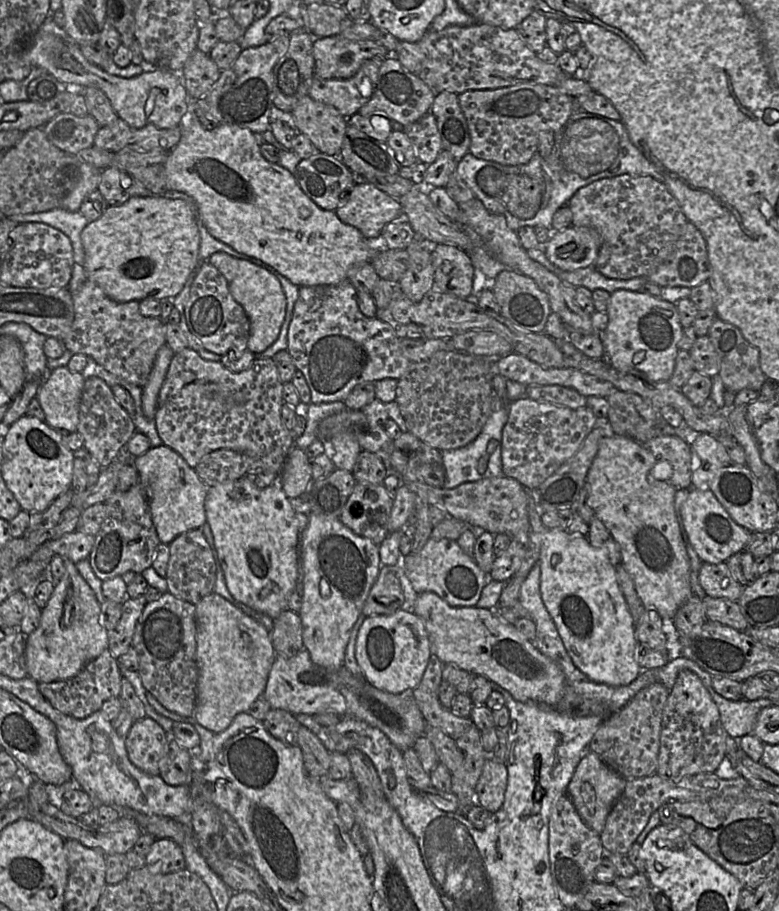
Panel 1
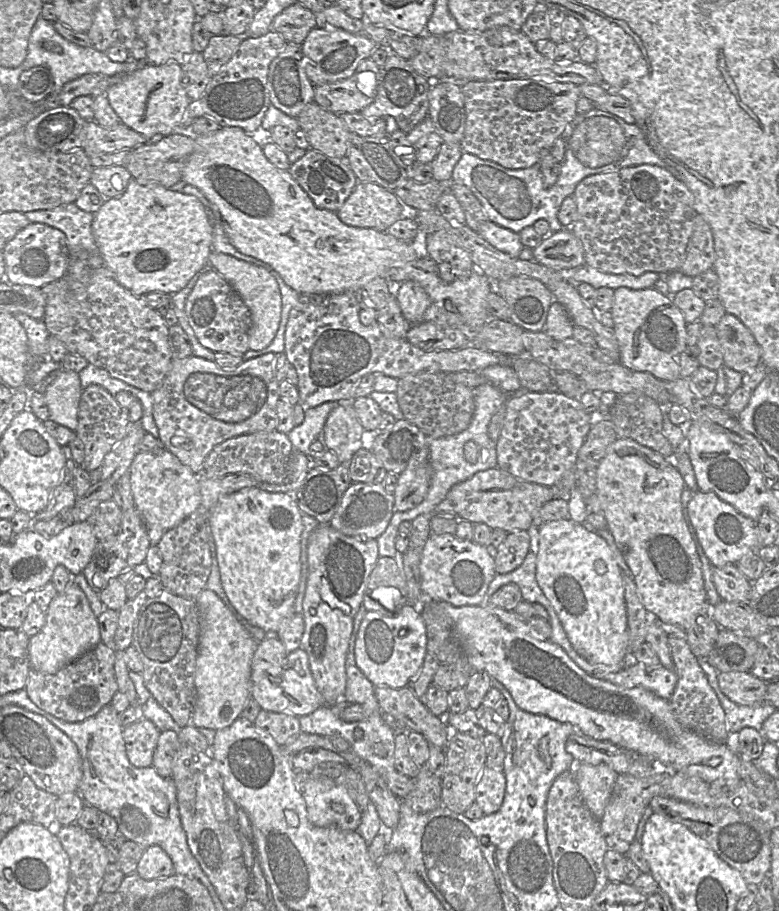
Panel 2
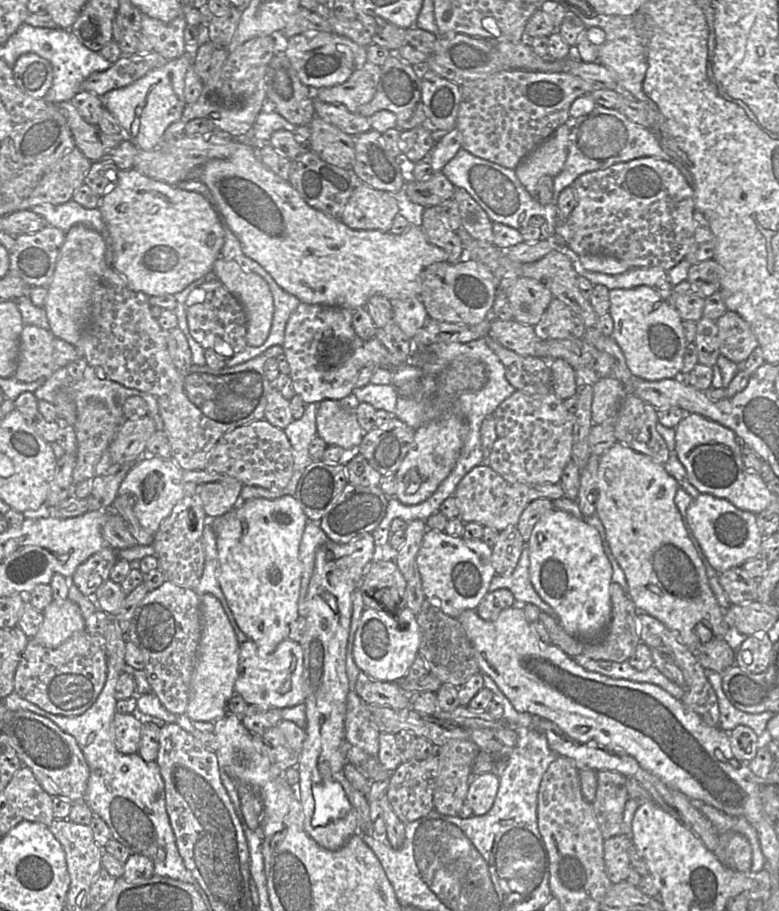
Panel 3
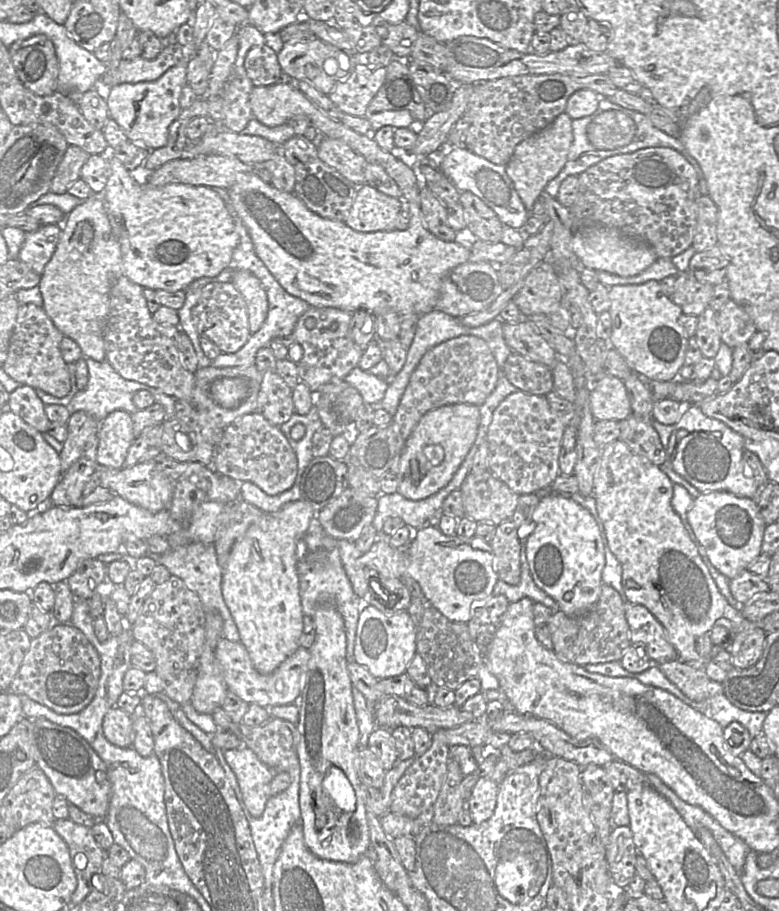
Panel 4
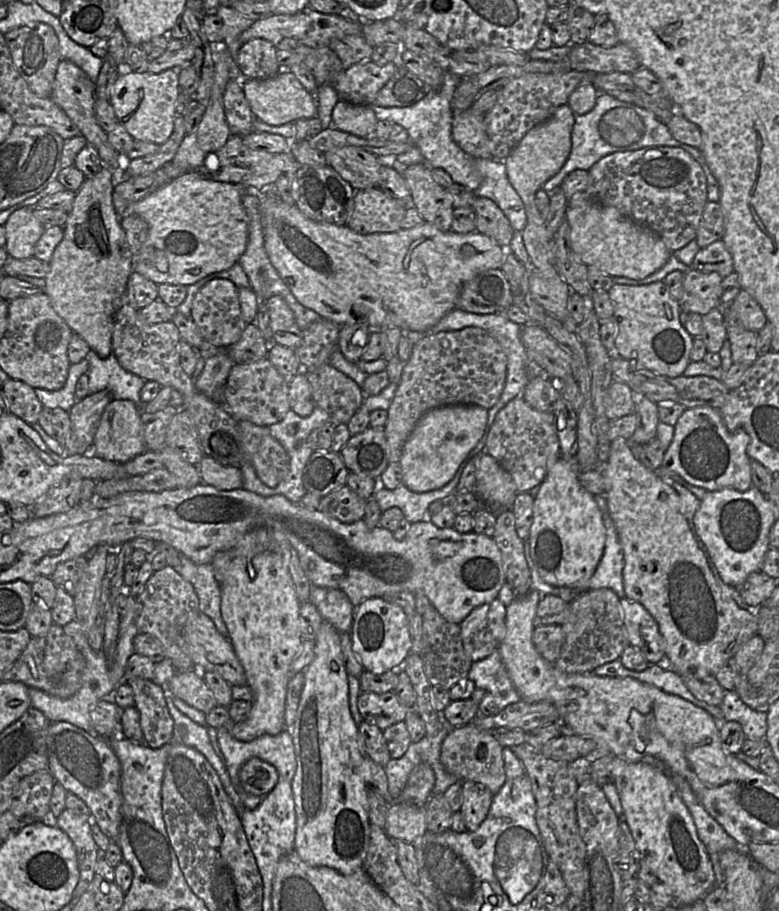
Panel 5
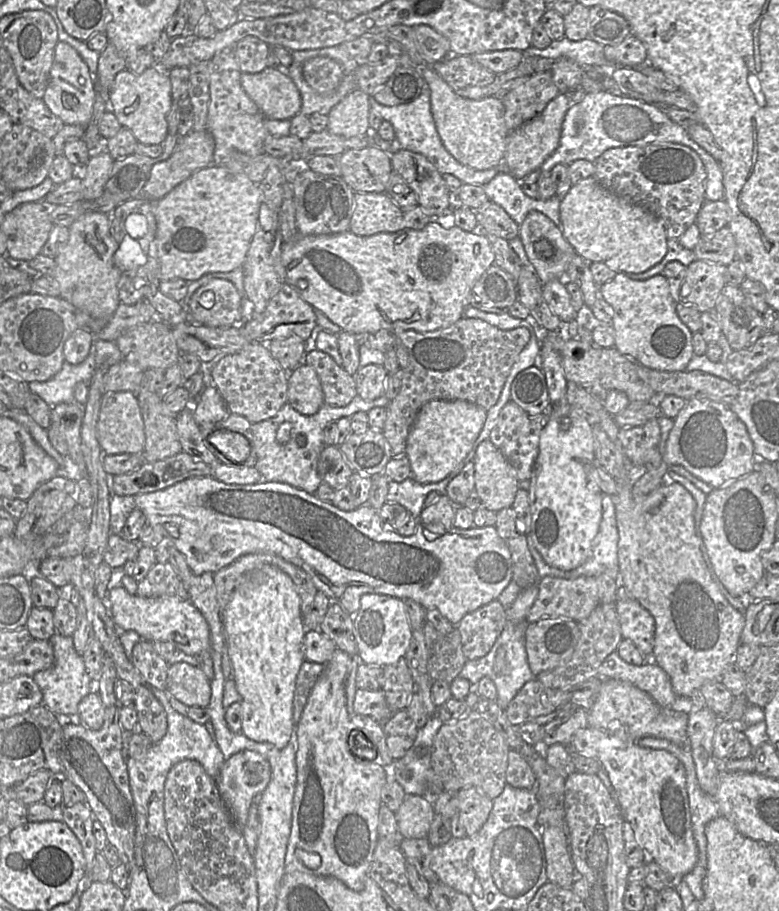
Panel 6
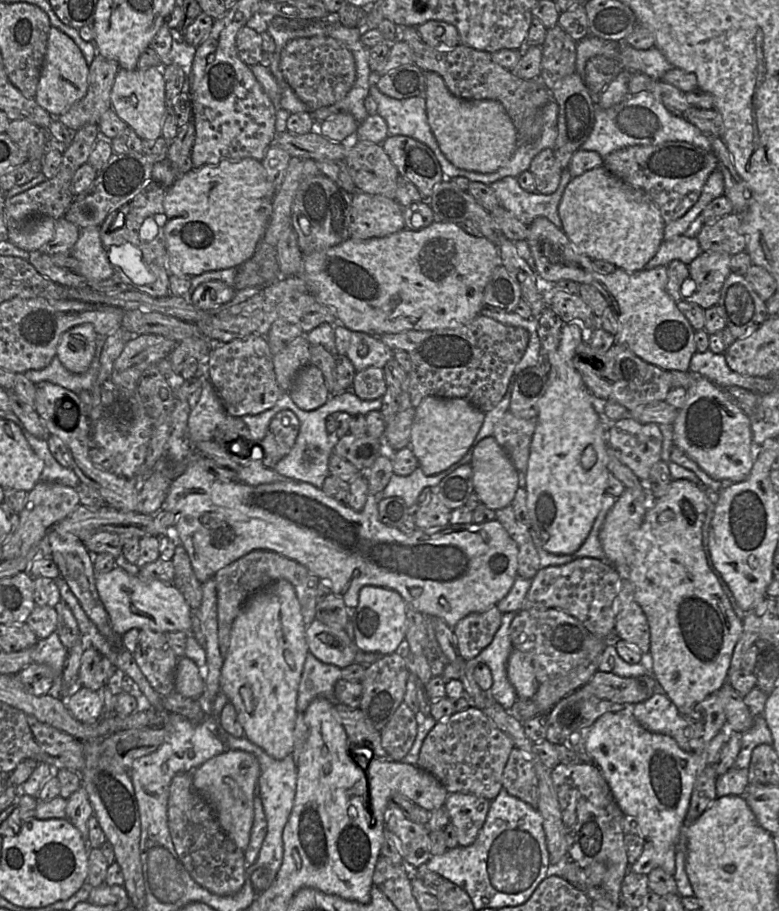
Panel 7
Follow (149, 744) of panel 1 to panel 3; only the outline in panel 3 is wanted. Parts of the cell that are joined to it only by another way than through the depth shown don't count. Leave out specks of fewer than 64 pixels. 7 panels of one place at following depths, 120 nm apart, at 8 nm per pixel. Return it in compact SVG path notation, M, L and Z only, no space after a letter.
M117 712L113 719L116 749L123 754L138 753L143 718L138 714Z

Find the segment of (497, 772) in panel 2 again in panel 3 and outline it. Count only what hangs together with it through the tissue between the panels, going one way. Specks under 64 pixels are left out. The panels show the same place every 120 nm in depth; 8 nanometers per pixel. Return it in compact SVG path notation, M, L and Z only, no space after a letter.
M492 772L476 776L469 785L466 803L475 816L487 814L493 806L498 788L499 777Z

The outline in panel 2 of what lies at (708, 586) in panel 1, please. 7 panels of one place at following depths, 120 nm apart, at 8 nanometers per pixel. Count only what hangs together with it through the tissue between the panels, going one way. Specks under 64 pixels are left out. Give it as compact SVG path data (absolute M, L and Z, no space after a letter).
M735 564L712 568L712 582L722 601L746 602L751 592L751 581L748 580Z

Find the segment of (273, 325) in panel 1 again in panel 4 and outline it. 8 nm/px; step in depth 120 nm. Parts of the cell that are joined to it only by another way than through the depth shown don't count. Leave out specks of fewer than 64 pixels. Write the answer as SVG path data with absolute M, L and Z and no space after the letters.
M234 269L232 284L246 302L249 331L250 334L254 334L262 327L267 318L267 294L261 281L247 270Z

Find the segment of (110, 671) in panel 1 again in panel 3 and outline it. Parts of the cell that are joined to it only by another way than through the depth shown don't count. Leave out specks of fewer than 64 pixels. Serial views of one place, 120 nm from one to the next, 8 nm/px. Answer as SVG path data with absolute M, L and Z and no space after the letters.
M79 631L54 649L29 639L14 675L14 692L46 712L74 717L94 704L106 679L106 647L103 649L86 631Z

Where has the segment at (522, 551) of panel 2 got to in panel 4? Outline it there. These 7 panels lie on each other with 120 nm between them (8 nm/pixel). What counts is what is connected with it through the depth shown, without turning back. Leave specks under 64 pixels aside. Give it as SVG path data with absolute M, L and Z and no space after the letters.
M512 519L496 526L494 536L489 543L494 556L495 572L498 579L509 585L517 585L520 581L521 541Z

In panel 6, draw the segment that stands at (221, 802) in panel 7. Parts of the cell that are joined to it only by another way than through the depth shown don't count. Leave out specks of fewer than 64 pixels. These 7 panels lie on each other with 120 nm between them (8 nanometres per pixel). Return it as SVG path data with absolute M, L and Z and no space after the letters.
M240 751L223 763L215 782L233 823L239 829L242 829L248 820L249 808L252 804L253 797L265 790L270 778L271 768L269 762L255 751Z

